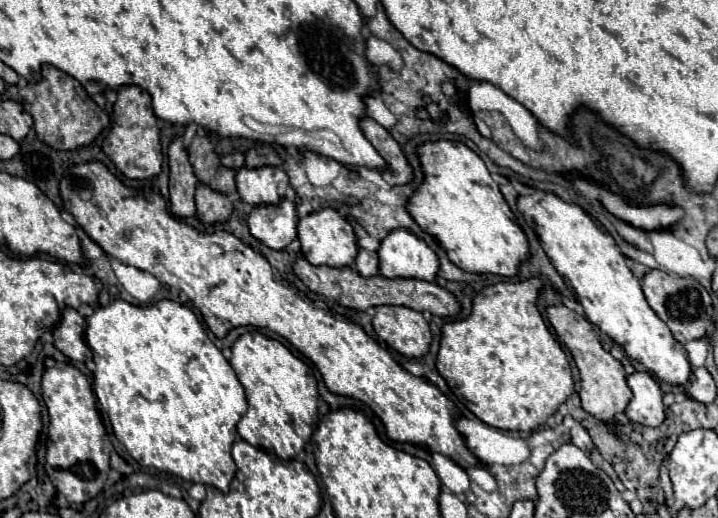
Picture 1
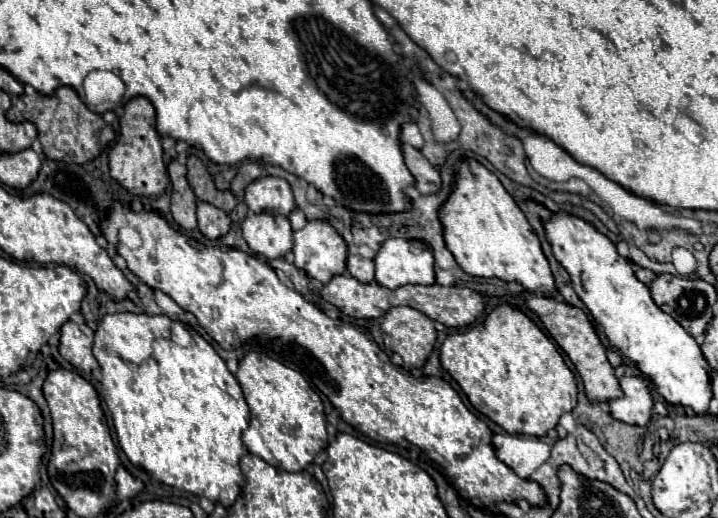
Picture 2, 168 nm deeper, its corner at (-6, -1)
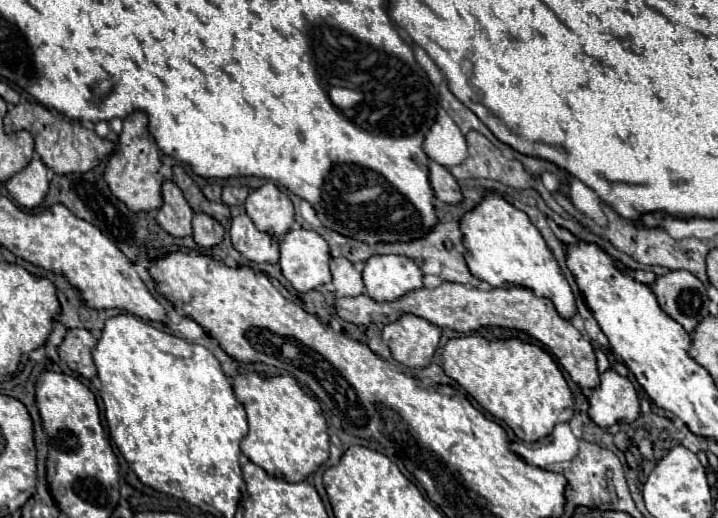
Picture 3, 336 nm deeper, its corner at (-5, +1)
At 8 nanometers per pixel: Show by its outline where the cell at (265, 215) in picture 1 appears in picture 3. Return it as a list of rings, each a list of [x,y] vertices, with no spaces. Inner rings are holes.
[[[240,214],[232,220],[230,238],[234,248],[252,262],[278,264],[278,238],[274,234],[262,232],[254,226],[248,214]]]

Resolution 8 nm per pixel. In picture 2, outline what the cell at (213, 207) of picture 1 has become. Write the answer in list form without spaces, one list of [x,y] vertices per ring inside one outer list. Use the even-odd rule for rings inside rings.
[[[203,202],[197,204],[197,222],[199,222],[199,232],[207,240],[217,240],[225,236],[231,226],[231,220],[223,210],[215,208],[213,204],[203,204]]]

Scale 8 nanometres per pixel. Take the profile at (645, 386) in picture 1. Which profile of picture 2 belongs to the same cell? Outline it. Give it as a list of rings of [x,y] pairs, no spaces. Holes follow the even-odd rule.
[[[623,376],[619,384],[623,390],[623,398],[607,402],[611,408],[611,416],[625,424],[645,426],[653,410],[653,398],[645,380],[639,376]]]

